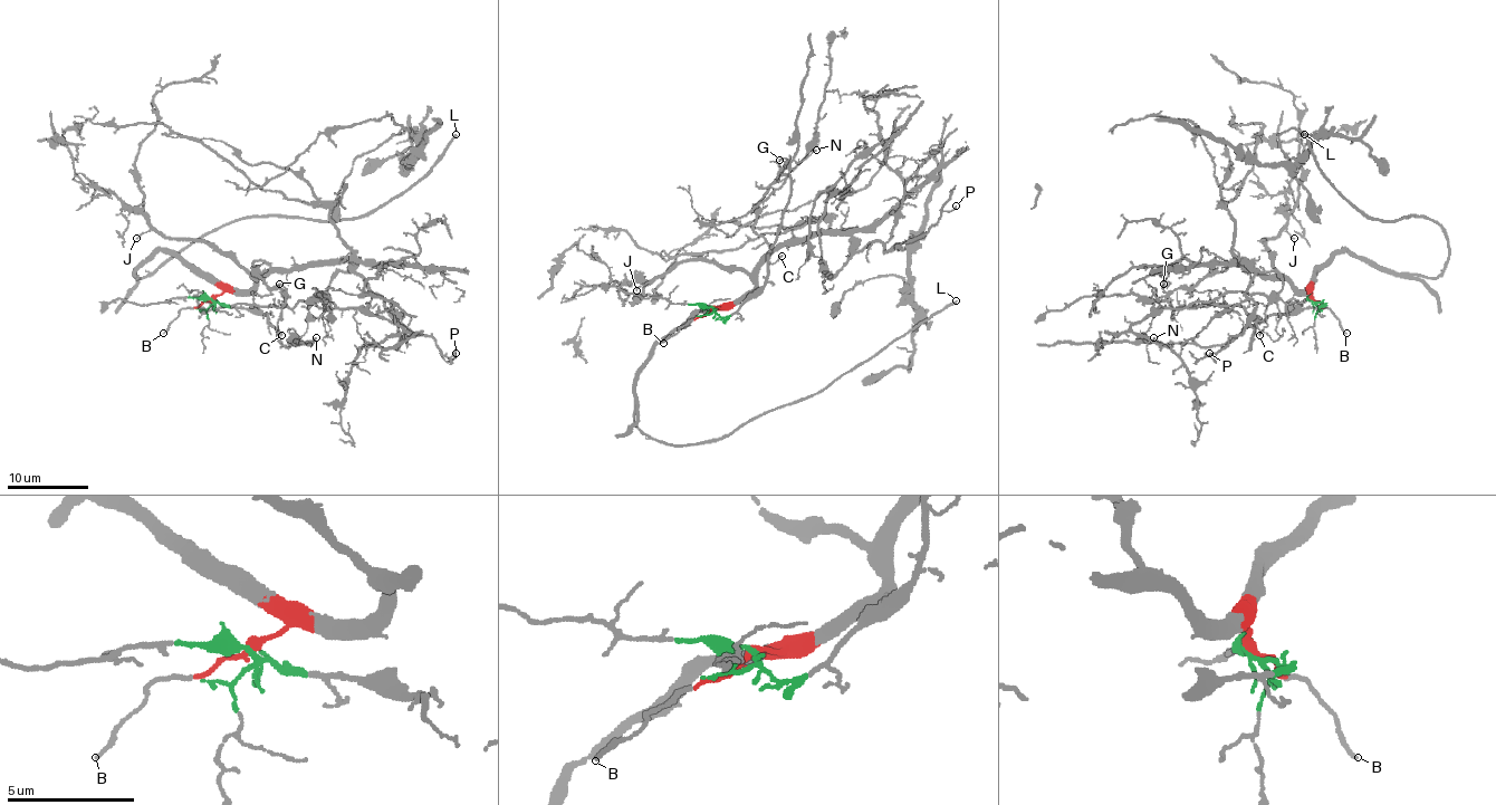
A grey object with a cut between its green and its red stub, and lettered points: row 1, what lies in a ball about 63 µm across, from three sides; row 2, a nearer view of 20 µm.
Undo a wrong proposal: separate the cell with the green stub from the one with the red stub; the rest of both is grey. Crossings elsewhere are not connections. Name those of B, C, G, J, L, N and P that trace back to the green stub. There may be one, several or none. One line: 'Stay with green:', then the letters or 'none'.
Stay with green: C, N

